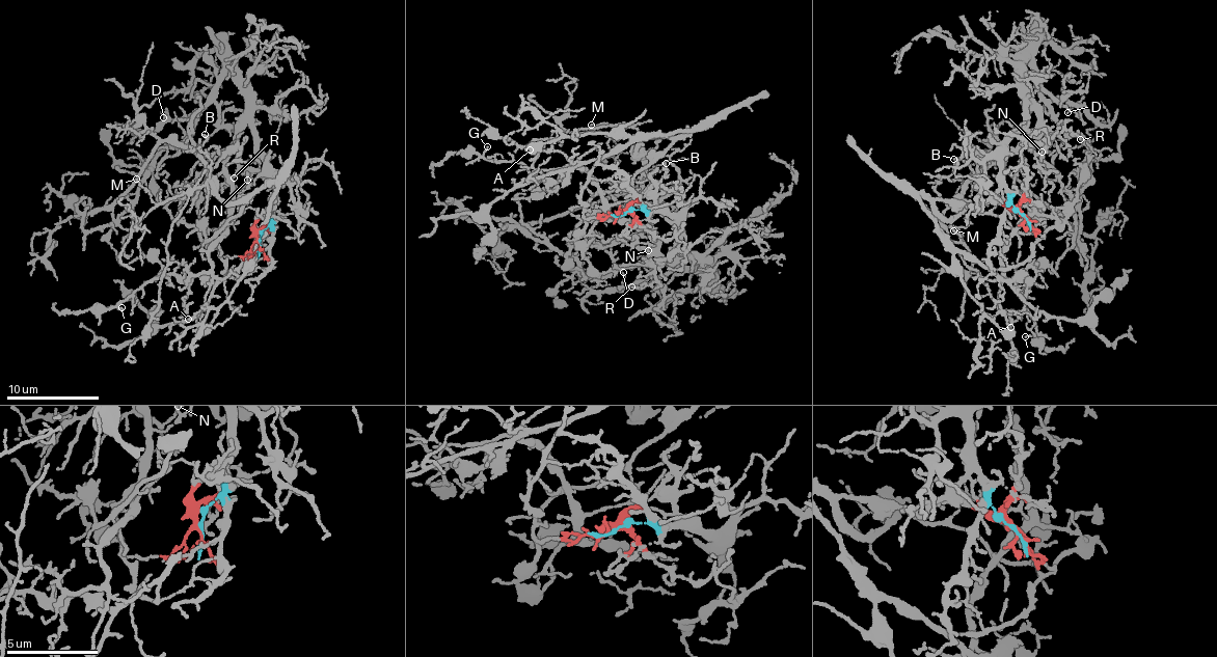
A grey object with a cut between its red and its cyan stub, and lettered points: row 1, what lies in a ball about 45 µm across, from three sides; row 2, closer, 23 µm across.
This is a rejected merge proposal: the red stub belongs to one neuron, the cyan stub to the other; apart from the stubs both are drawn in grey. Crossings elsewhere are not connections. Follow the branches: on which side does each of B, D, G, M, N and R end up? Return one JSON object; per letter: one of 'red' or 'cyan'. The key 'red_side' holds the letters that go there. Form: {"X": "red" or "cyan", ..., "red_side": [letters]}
{"B": "red", "D": "cyan", "G": "red", "M": "red", "N": "cyan", "R": "cyan", "red_side": ["B", "G", "M"]}

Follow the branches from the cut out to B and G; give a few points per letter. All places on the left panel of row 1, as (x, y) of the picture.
B: (261, 244), (230, 258), (219, 255), (233, 277), (258, 242), (276, 188), (226, 203), (201, 157), (205, 134)
G: (261, 244), (230, 258), (219, 255), (233, 277), (237, 273), (207, 283), (170, 275), (142, 285), (122, 308)

